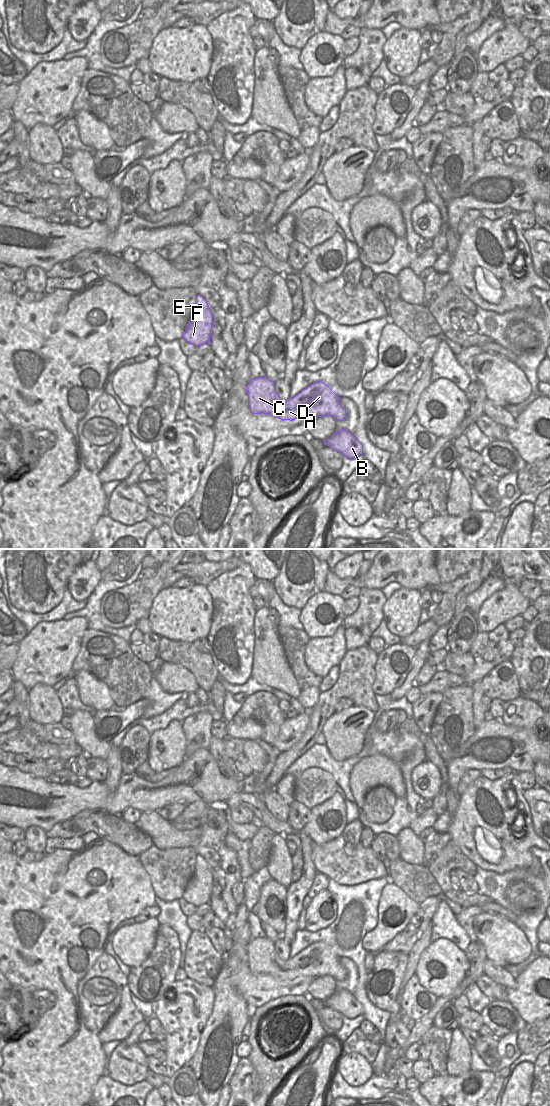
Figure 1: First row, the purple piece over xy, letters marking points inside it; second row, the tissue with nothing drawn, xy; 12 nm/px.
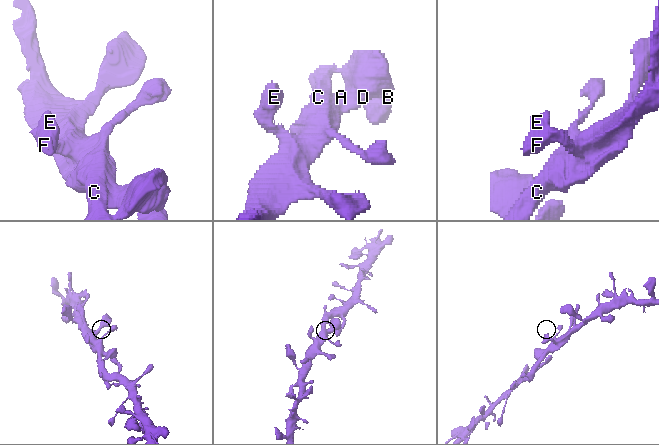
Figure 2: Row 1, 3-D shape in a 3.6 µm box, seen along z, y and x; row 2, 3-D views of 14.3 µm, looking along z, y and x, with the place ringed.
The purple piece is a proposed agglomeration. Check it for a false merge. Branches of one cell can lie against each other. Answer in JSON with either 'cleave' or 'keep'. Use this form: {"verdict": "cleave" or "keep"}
{"verdict": "keep"}

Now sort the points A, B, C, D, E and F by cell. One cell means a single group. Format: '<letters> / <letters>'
A B C D E F

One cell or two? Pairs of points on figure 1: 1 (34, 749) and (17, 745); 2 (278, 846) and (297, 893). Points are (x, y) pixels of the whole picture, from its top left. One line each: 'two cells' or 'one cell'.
1: one cell
2: two cells

